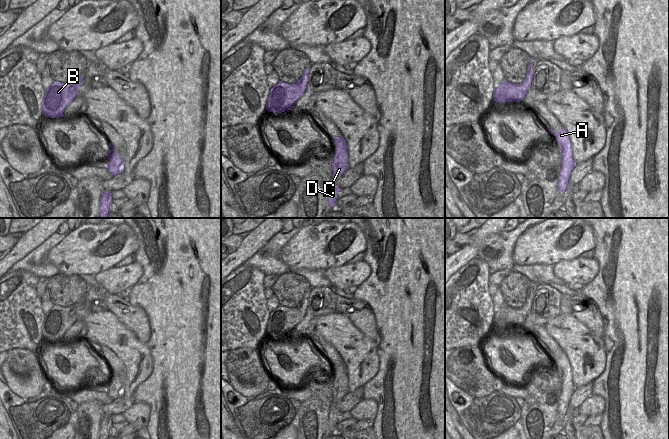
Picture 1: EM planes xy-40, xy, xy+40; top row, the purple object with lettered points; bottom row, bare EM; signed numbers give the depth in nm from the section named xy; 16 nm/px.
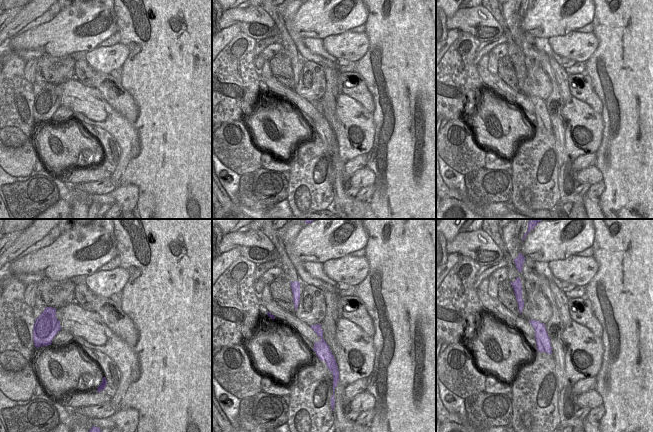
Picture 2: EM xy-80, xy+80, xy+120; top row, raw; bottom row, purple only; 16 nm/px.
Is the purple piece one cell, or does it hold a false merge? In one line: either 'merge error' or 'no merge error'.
merge error

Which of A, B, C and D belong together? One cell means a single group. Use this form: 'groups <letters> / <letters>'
groups A C D / B

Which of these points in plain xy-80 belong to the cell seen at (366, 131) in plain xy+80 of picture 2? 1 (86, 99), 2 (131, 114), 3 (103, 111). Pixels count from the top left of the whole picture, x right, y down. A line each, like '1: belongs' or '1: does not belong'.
1: belongs
2: does not belong
3: belongs

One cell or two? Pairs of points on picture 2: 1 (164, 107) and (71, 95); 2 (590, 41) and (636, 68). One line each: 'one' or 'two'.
1: two
2: two

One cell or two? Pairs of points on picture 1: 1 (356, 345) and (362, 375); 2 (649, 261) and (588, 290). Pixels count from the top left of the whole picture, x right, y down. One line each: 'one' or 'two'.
1: one
2: one

